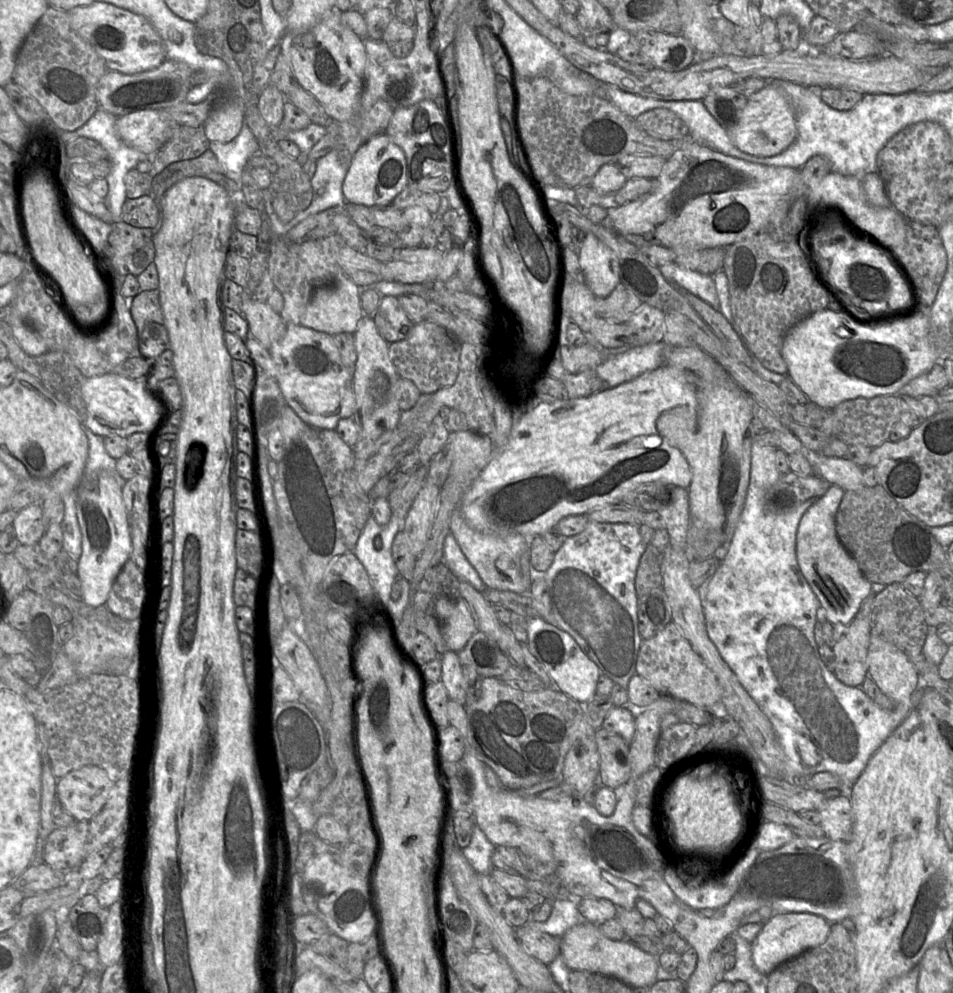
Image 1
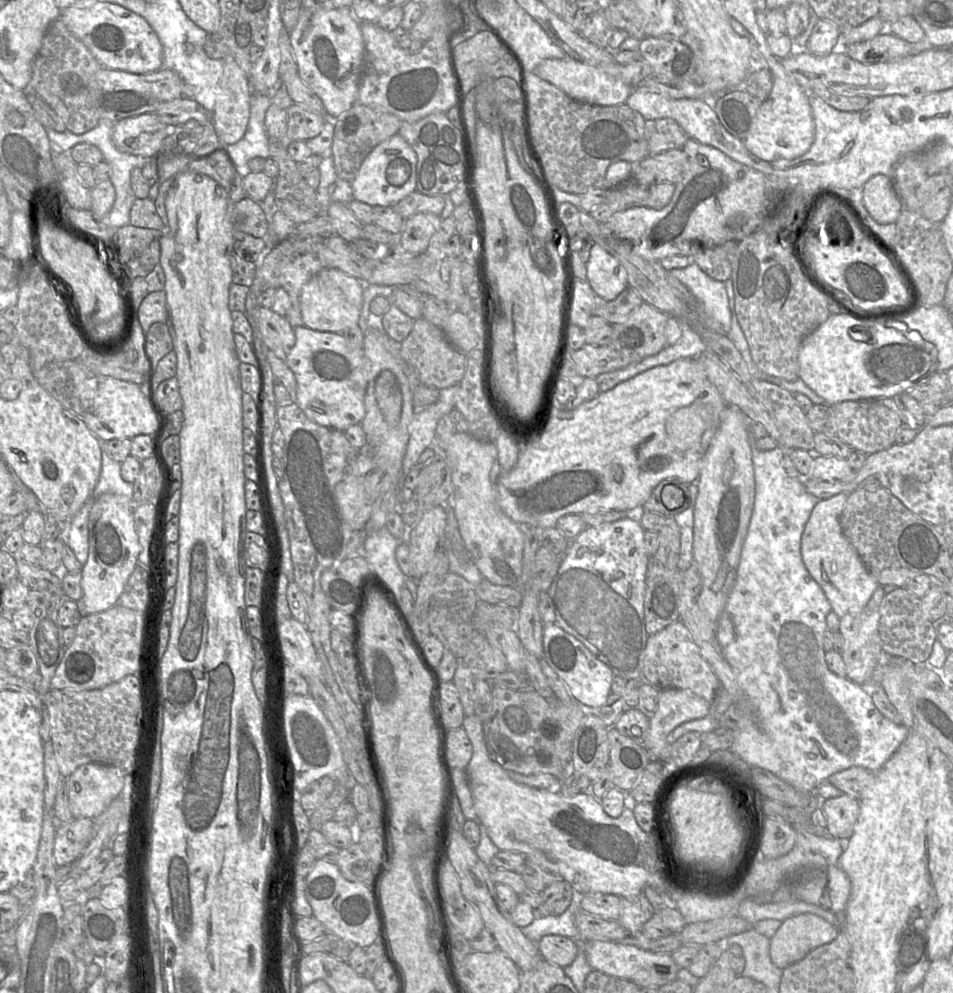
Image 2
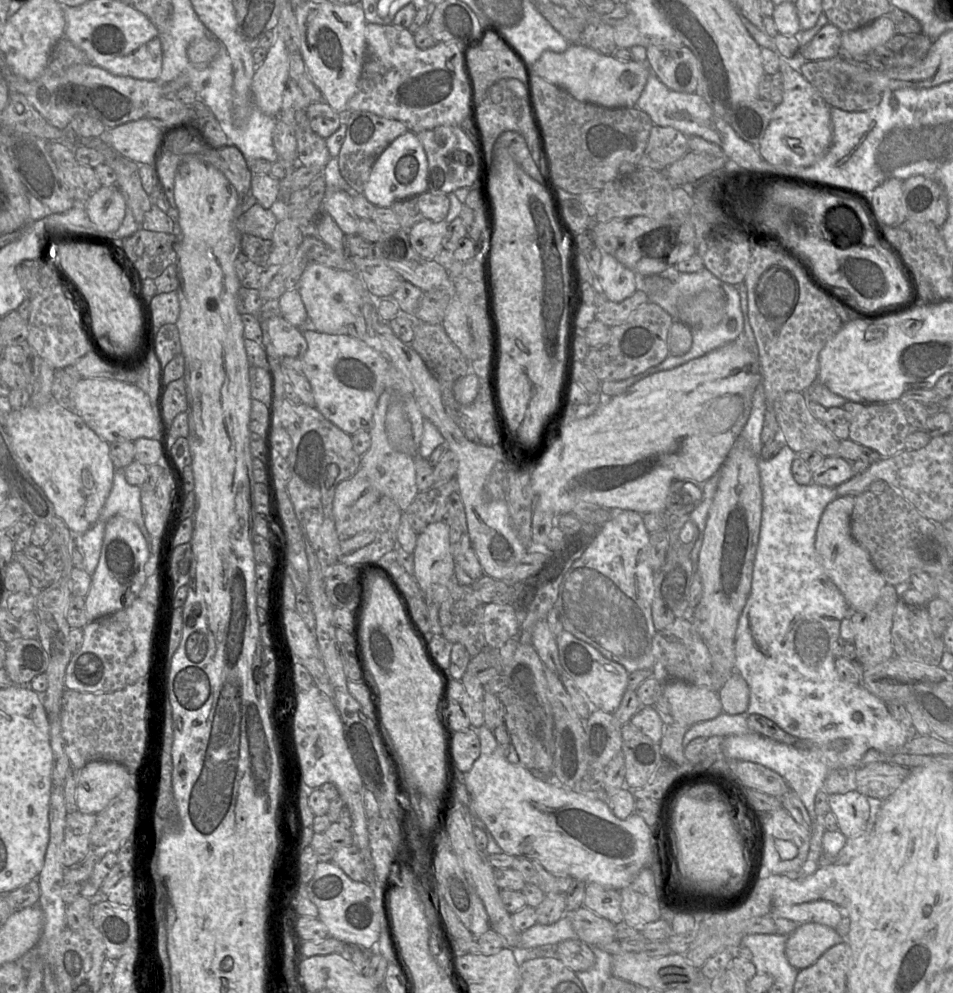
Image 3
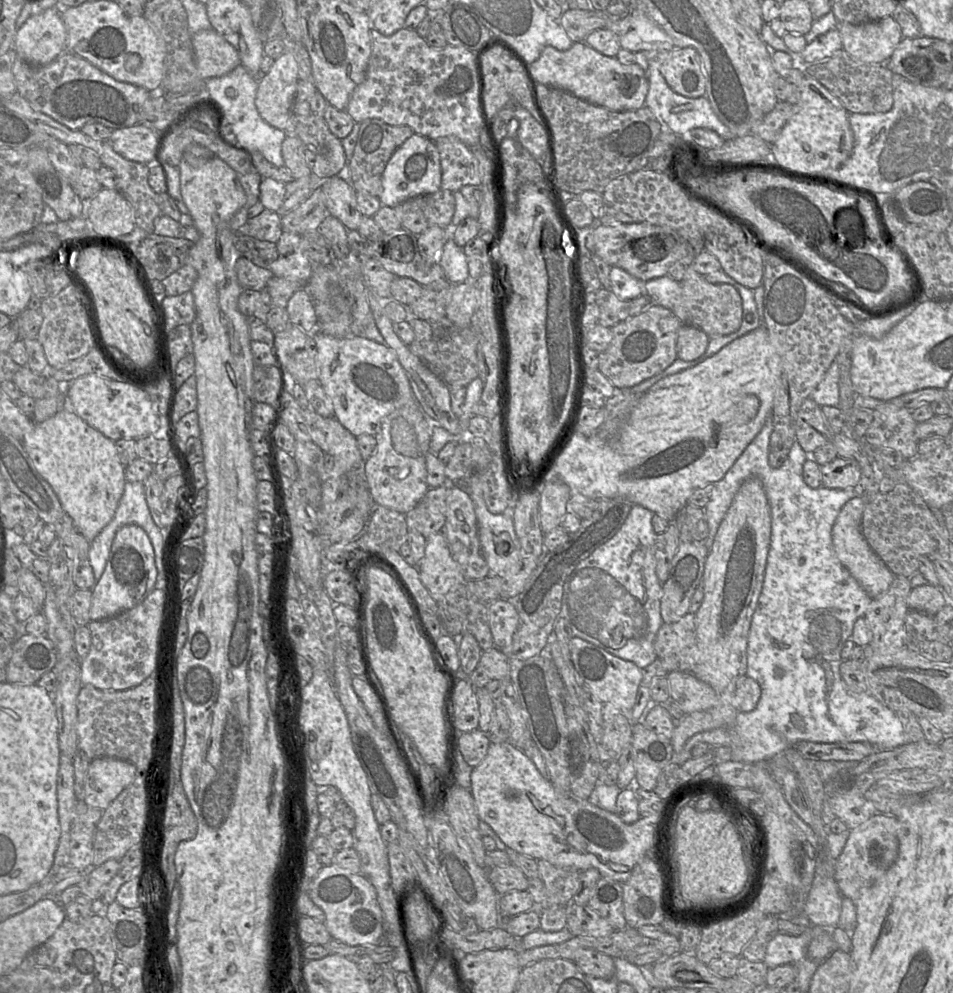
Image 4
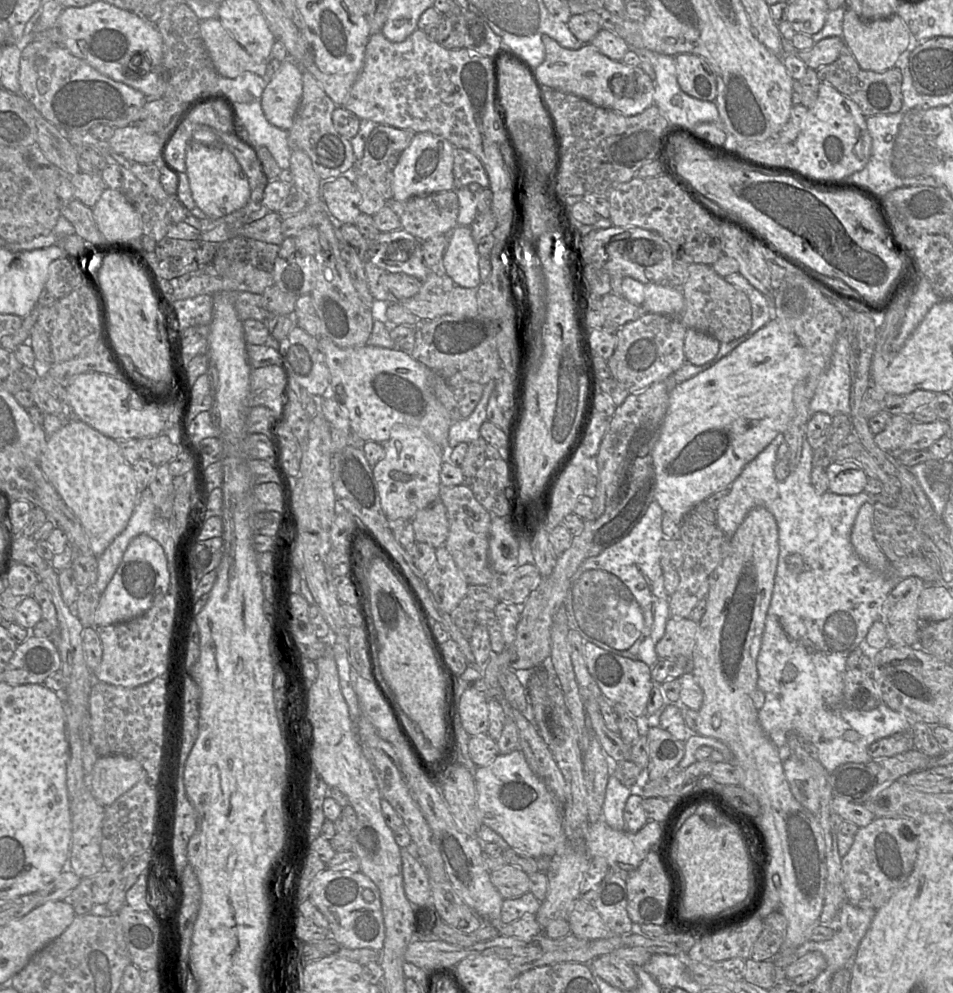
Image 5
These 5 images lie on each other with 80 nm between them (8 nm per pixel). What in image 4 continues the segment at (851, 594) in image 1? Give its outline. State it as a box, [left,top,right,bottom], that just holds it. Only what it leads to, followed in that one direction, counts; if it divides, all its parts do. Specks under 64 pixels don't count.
[832,496,895,599]

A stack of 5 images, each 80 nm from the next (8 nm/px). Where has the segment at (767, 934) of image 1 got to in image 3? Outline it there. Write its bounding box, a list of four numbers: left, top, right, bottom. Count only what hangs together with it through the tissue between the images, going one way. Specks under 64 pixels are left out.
[785,923,842,970]

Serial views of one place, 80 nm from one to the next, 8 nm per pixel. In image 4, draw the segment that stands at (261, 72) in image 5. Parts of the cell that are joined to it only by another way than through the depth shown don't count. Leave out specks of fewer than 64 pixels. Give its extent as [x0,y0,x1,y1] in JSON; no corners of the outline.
[192,28,241,80]

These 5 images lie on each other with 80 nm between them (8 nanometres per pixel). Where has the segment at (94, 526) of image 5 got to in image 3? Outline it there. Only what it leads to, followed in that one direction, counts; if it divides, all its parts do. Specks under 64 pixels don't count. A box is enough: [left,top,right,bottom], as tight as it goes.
[5,401,115,534]

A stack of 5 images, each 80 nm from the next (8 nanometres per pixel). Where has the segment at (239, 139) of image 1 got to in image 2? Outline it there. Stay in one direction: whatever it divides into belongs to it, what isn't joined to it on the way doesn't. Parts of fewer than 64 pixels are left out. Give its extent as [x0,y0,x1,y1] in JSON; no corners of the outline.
[221,84,272,177]

